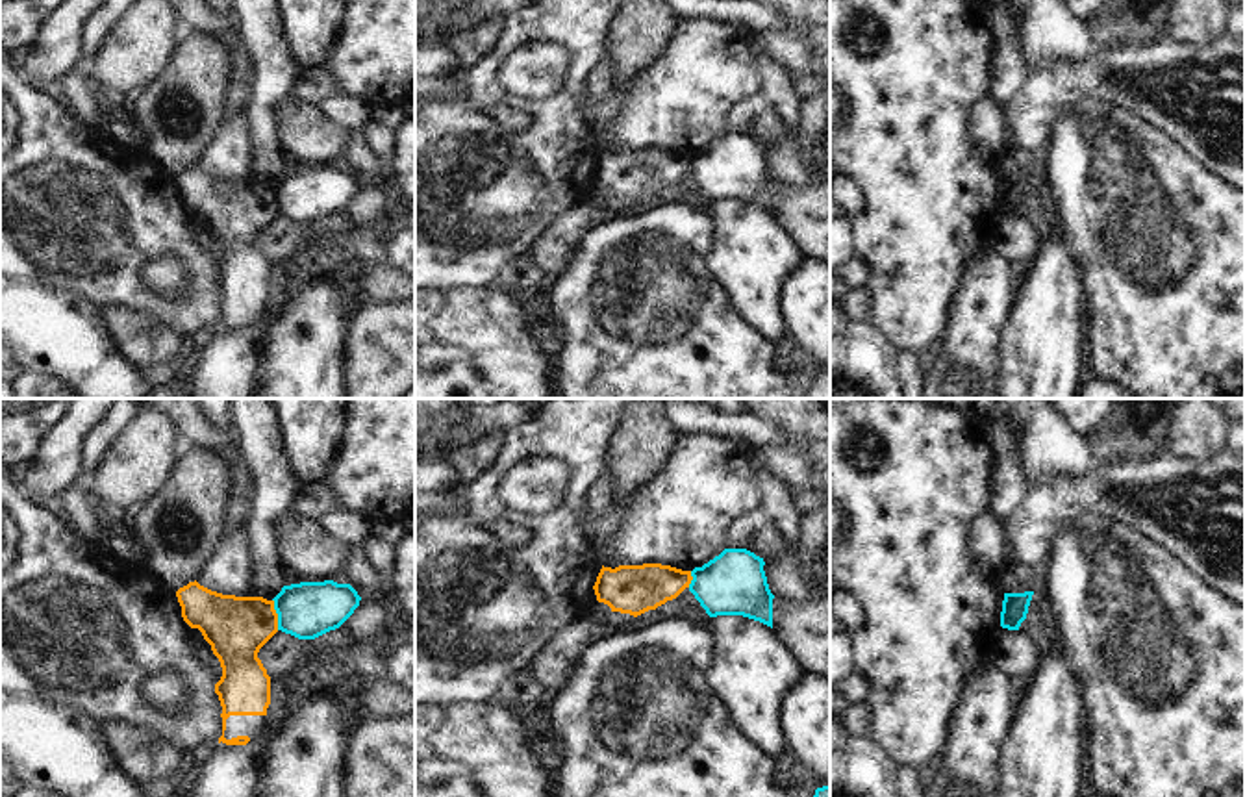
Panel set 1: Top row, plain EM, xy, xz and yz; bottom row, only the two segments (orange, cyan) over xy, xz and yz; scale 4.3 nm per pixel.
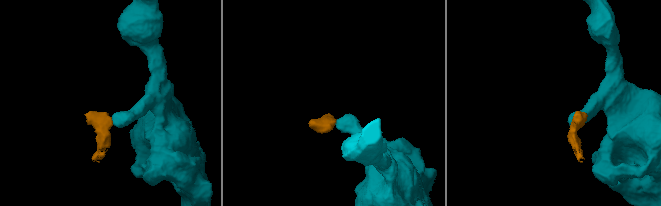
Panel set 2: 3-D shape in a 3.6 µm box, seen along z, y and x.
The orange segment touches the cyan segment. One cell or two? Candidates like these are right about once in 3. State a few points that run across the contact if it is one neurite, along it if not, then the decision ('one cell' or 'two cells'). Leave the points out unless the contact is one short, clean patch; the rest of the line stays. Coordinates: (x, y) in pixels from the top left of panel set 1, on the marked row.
line xy (273, 599), (278, 629); two cells

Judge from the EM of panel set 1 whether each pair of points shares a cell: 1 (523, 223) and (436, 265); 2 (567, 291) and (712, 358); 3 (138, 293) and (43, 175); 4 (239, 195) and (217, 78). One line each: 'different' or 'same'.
1: same
2: same
3: same
4: different

